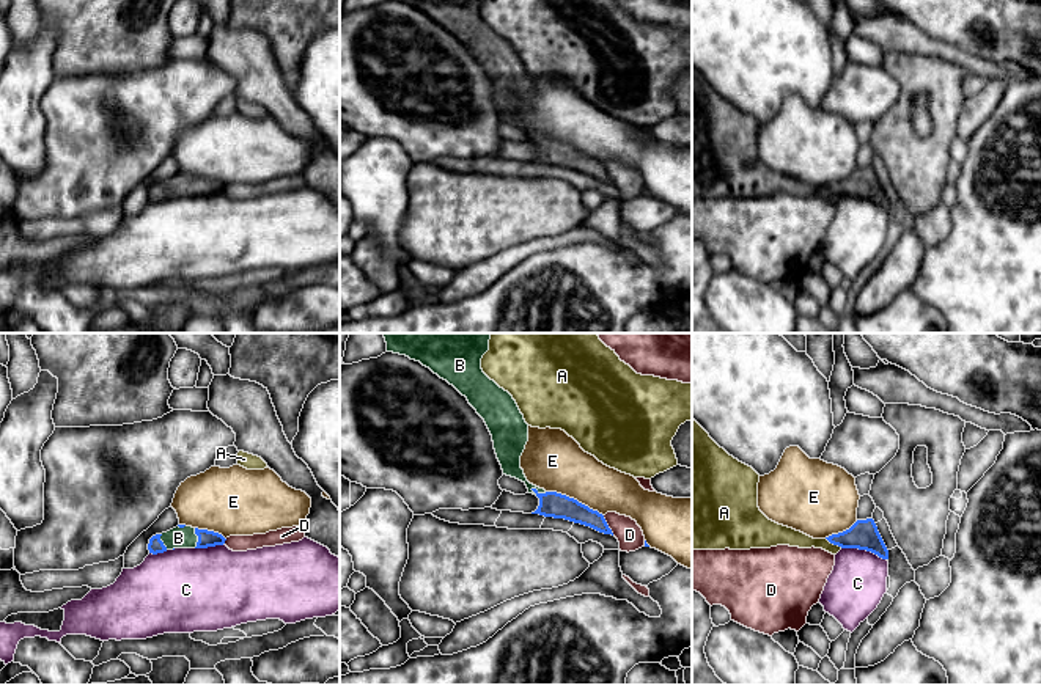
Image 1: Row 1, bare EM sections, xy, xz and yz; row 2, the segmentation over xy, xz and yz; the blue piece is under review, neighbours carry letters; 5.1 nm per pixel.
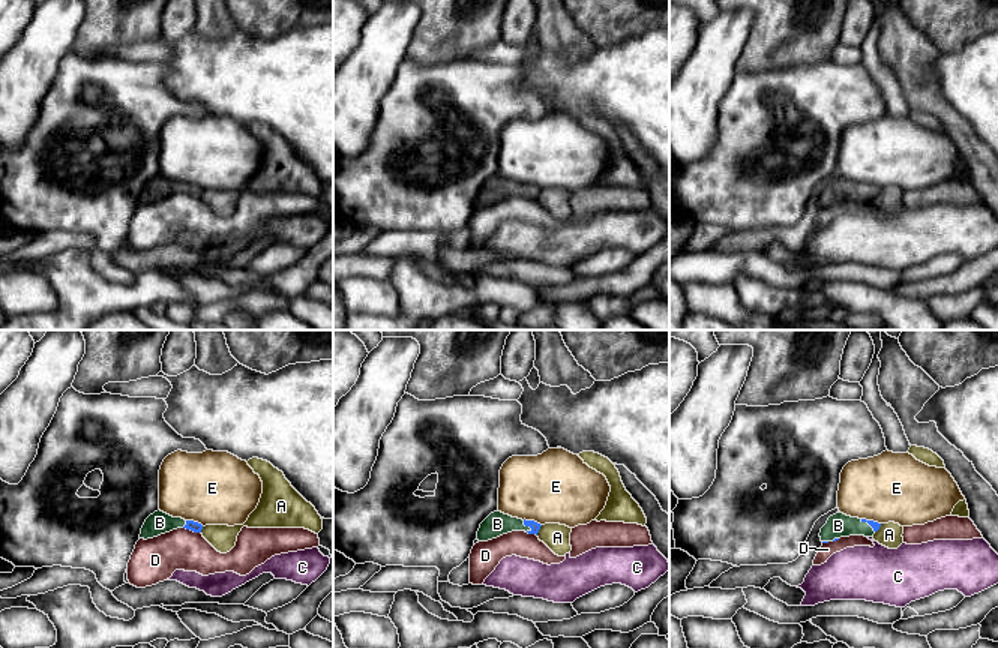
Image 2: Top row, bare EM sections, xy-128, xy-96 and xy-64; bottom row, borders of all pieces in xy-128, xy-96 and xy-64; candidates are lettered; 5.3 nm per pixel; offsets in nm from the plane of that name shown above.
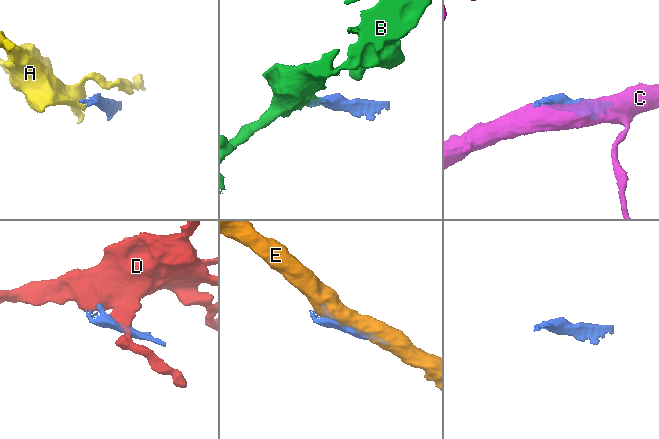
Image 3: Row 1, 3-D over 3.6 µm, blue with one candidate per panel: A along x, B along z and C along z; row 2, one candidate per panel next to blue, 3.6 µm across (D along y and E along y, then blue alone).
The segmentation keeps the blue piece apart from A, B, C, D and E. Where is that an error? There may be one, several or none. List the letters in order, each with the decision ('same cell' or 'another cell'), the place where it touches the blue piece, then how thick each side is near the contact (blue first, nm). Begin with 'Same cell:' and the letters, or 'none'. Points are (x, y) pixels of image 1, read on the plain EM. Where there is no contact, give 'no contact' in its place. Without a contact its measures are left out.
Same cell: B
A: another cell; meets blue in yz at (834, 192); 150 nm thick on the blue side, 100 nm on the other
B: same cell; meets blue in xz at (537, 139); 130 nm thick on the blue side, 130 nm on the other
C: another cell; meets blue in yz at (864, 197); 150 nm thick on the blue side, 300 nm on the other
D: another cell; meets blue in xz at (607, 173); 120 nm thick on the blue side, 140 nm on the other
E: another cell; meets blue in xz at (573, 146); 130 nm thick on the blue side, 300 nm on the other

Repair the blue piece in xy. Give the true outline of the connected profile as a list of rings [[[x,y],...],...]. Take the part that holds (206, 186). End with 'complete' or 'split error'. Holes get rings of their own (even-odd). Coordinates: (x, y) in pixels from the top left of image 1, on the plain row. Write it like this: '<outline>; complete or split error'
[[[178,173],[167,181],[153,184],[148,198],[157,203],[175,196],[208,196],[223,193],[225,189],[226,187],[219,181]]]; split error

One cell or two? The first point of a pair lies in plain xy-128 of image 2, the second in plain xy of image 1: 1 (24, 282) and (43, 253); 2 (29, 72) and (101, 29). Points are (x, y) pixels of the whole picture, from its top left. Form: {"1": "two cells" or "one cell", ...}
{"1": "two cells", "2": "two cells"}

